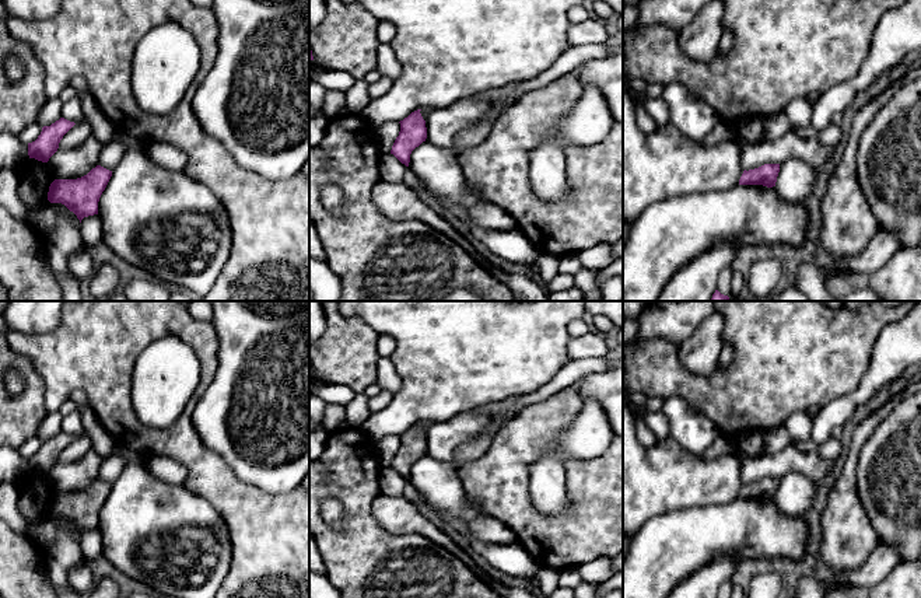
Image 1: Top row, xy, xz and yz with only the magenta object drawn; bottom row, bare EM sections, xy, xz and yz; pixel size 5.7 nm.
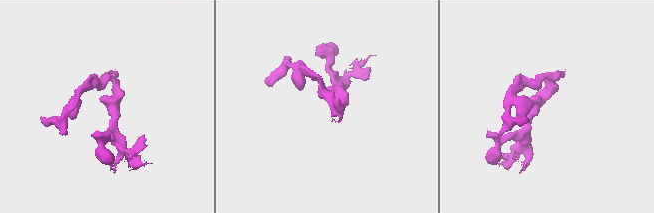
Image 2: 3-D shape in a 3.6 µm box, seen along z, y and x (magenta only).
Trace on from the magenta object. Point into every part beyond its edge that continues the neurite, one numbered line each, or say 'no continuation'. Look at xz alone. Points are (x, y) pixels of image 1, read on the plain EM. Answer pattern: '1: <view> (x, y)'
no continuation

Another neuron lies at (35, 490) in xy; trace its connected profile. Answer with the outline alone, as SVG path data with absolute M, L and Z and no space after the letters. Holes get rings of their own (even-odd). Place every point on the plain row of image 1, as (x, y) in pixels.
M29 472L20 489L20 508L25 518L36 520L48 513L48 506L55 490L48 476Z

